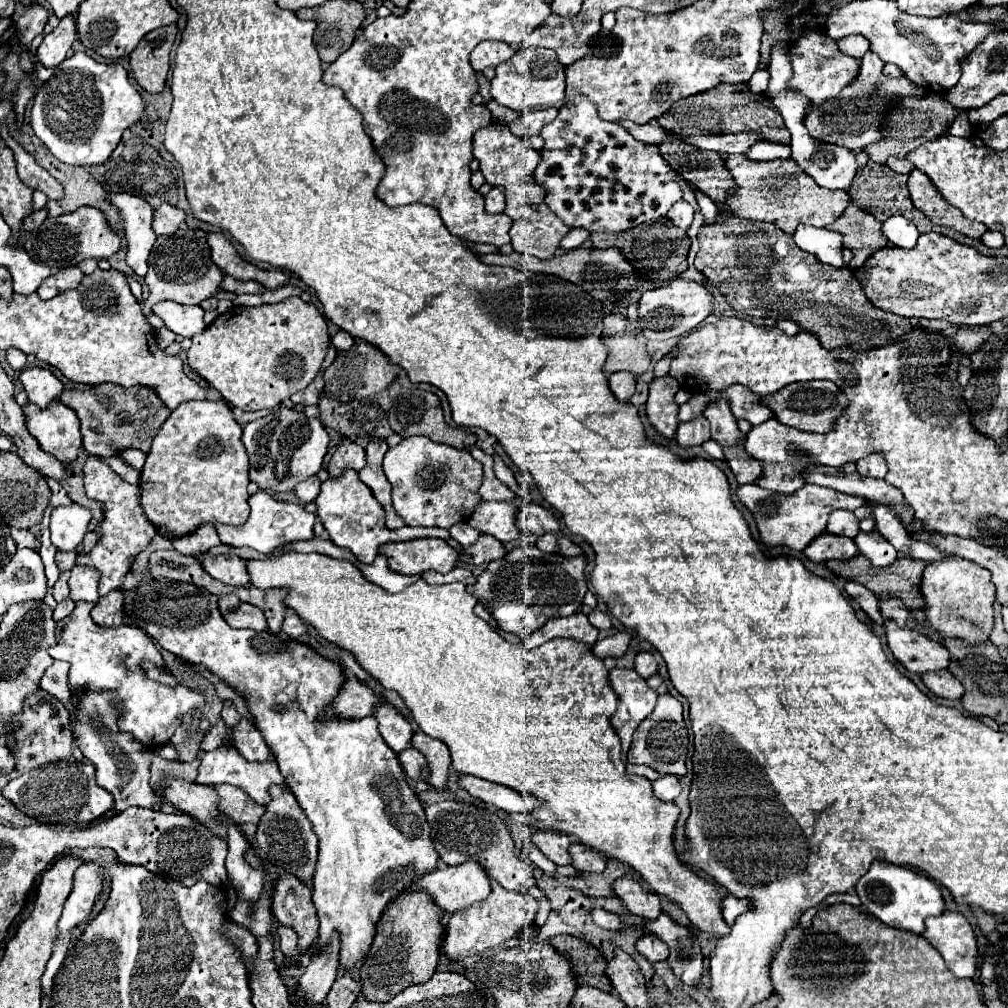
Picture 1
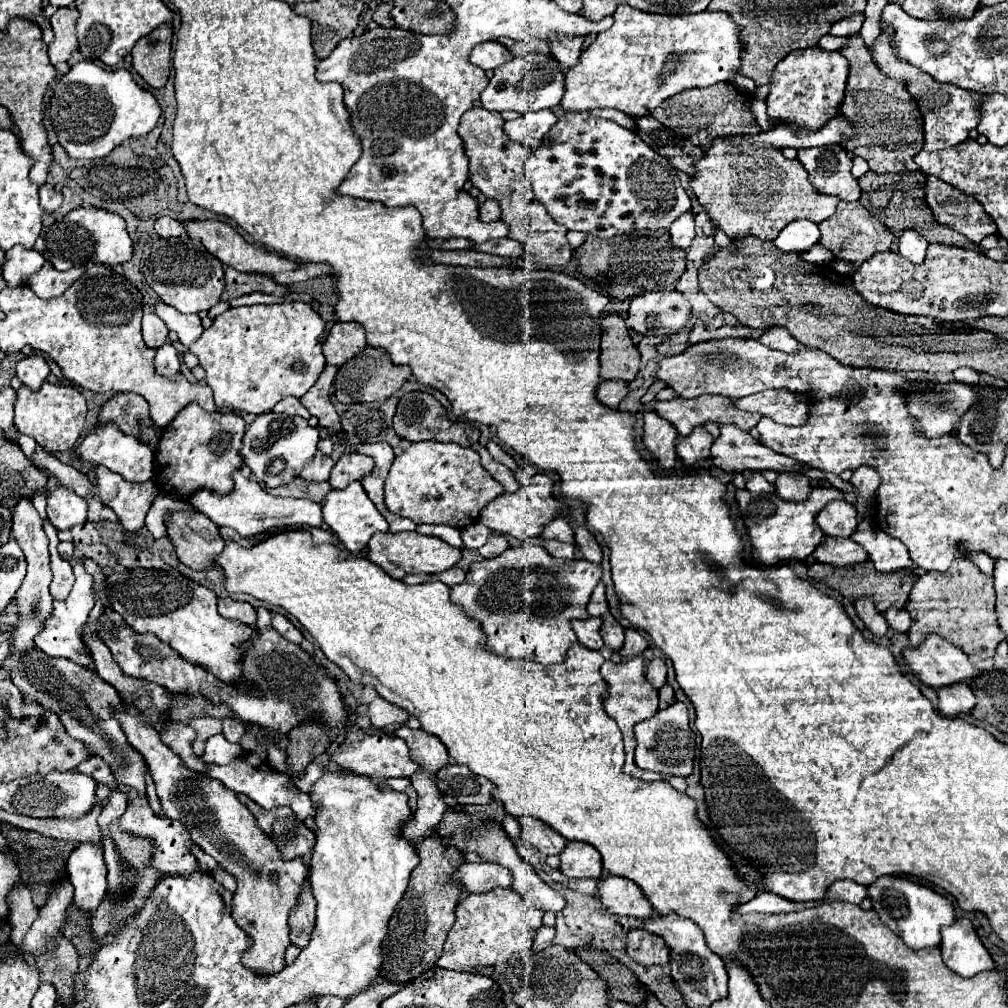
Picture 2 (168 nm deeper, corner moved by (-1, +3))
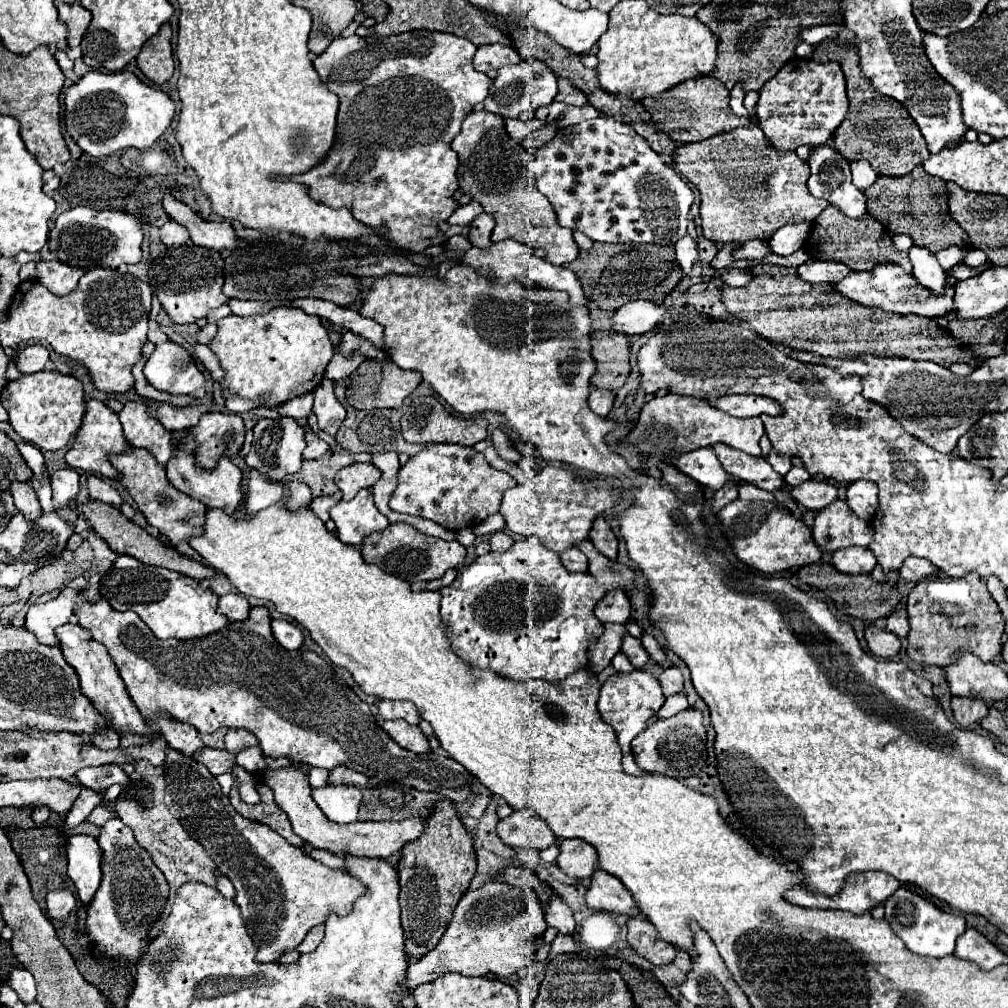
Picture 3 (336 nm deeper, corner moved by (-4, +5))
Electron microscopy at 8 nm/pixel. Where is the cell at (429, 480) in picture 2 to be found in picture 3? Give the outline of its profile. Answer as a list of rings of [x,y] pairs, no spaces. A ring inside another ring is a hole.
[[[424,444],[424,448],[410,456],[408,462],[400,468],[398,472],[398,486],[390,496],[388,506],[394,512],[402,512],[402,514],[412,514],[412,516],[422,516],[428,518],[440,526],[444,526],[446,530],[458,532],[462,528],[472,528],[476,524],[480,524],[482,520],[486,520],[490,514],[496,514],[500,508],[500,500],[504,490],[512,488],[516,482],[512,476],[508,476],[506,472],[498,472],[494,470],[480,452],[476,452],[474,448],[462,446],[462,444]]]

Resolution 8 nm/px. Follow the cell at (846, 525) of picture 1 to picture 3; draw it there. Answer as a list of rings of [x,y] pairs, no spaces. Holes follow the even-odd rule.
[[[838,498],[816,514],[812,536],[824,552],[832,552],[846,546],[870,546],[874,530],[870,522],[858,518],[848,504]]]

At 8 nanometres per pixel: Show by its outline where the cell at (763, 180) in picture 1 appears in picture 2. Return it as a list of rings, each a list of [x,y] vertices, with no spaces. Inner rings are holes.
[[[715,140],[695,164],[695,176],[691,178],[691,190],[699,204],[729,238],[755,236],[773,240],[793,220],[805,218],[819,224],[835,212],[839,198],[819,194],[809,184],[807,170],[799,160],[787,160],[781,148],[743,146],[741,150],[731,150],[727,142]]]

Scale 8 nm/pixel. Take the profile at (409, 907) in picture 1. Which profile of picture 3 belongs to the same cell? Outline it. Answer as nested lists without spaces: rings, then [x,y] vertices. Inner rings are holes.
[[[440,802],[428,816],[426,830],[416,842],[408,842],[400,852],[400,908],[404,928],[404,952],[412,960],[424,958],[442,938],[452,920],[454,908],[462,894],[468,890],[476,872],[476,852],[472,836],[462,826],[454,804]]]

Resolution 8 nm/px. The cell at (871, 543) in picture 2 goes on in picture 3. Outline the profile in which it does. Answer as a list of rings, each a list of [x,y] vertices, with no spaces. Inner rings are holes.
[[[910,556],[904,560],[904,564],[900,566],[898,574],[902,576],[902,580],[912,580],[912,582],[918,582],[922,578],[928,578],[928,576],[936,576],[938,574],[938,568],[932,566],[930,562],[926,562],[924,558],[916,558],[916,556]]]

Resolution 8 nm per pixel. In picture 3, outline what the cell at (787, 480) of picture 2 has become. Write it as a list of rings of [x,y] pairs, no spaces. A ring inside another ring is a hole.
[[[810,478],[810,480],[790,488],[790,496],[806,510],[822,510],[838,498],[838,486],[834,486],[826,480],[818,482],[818,480]]]

